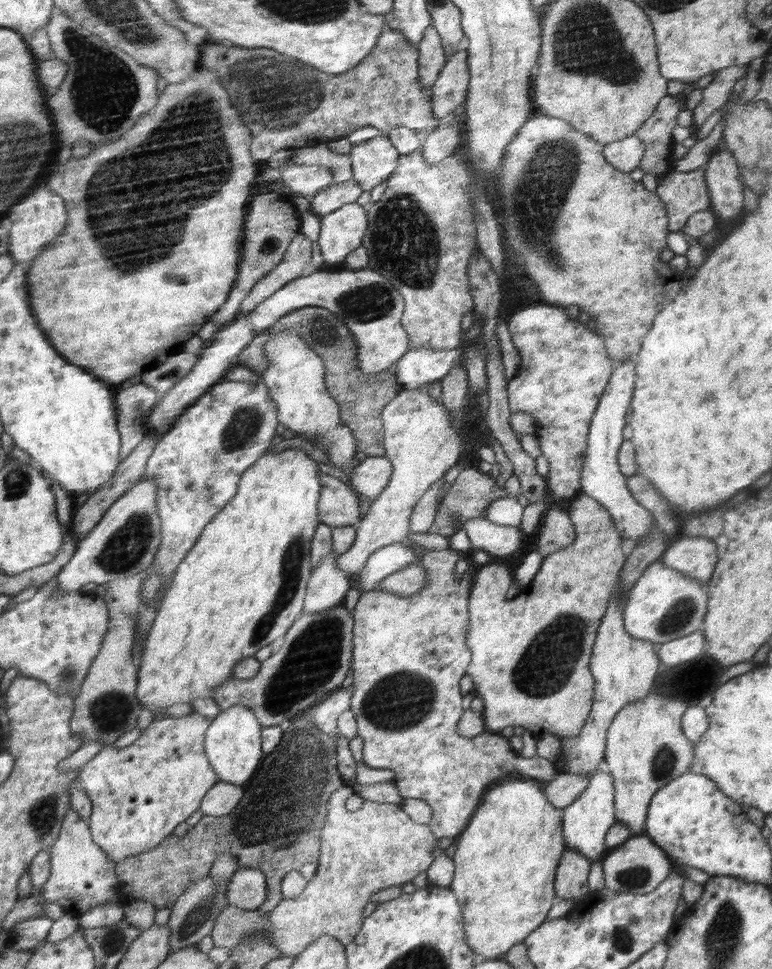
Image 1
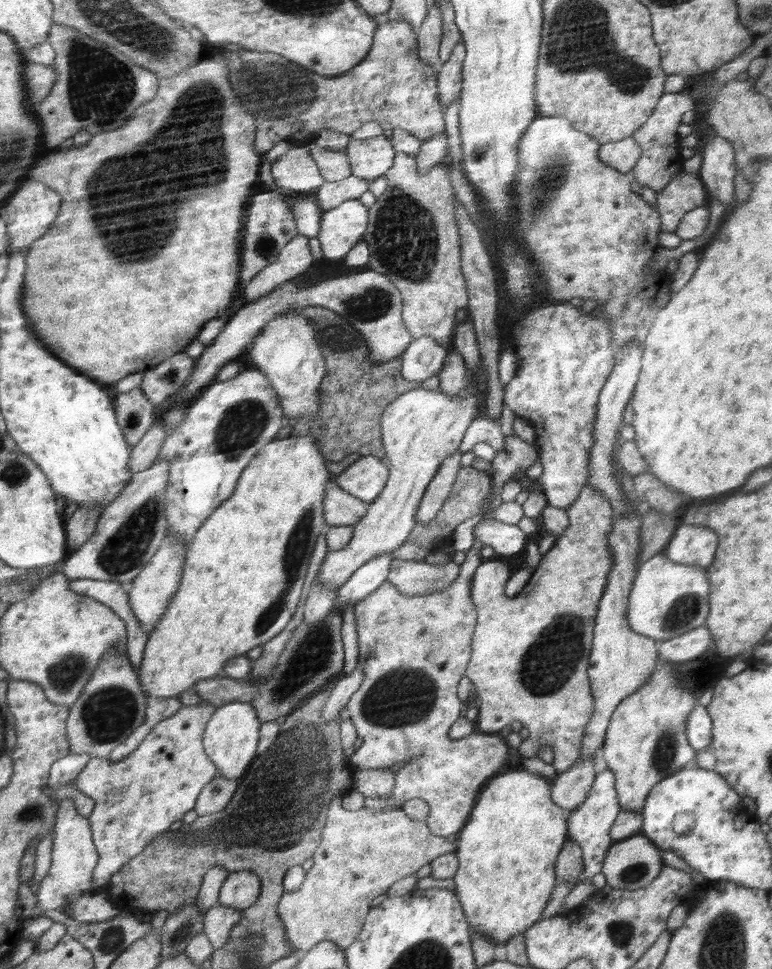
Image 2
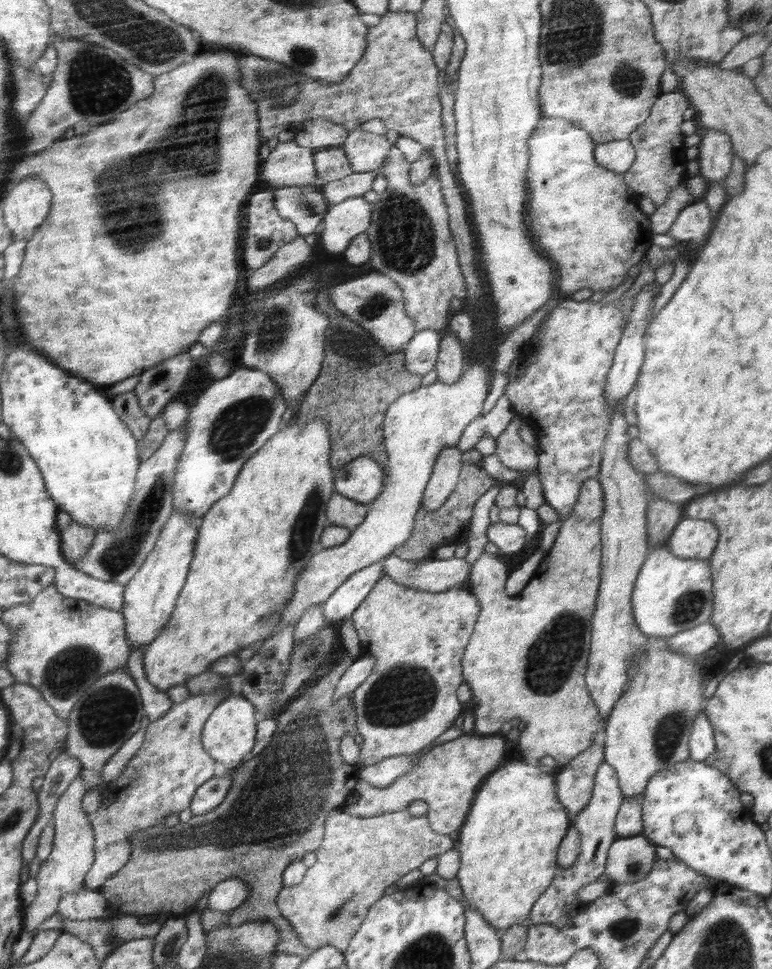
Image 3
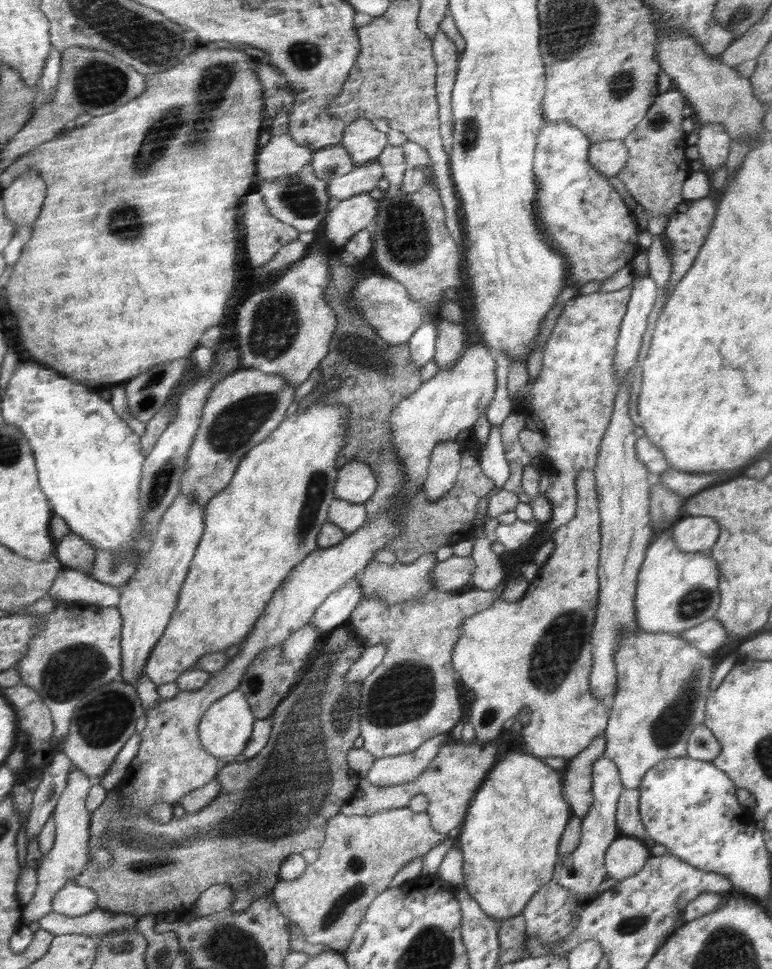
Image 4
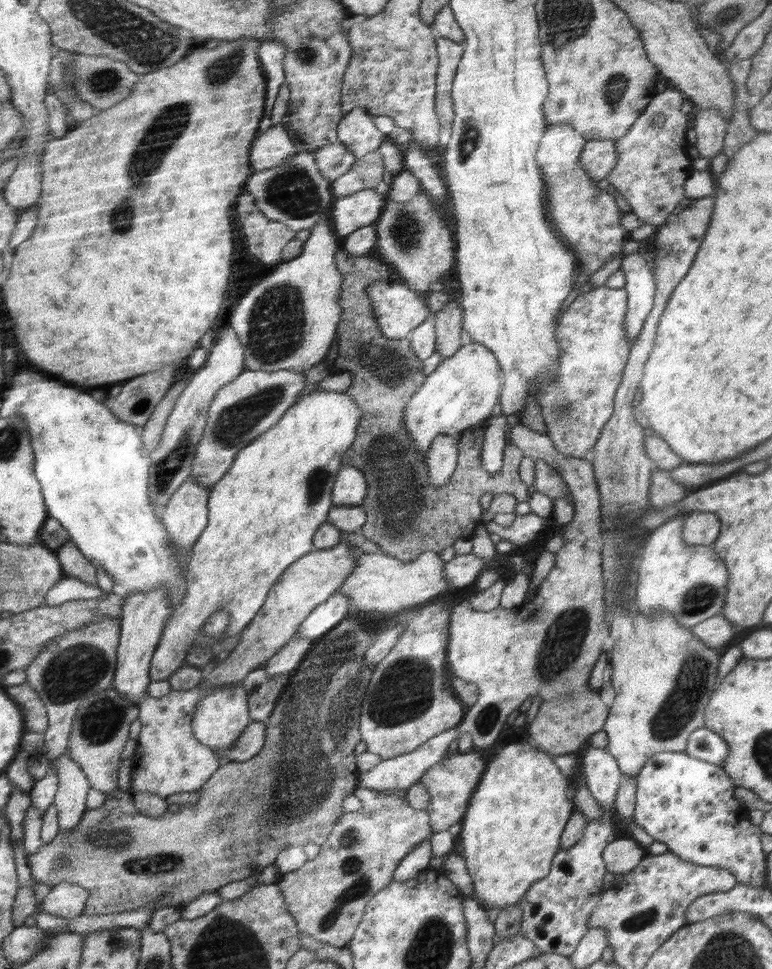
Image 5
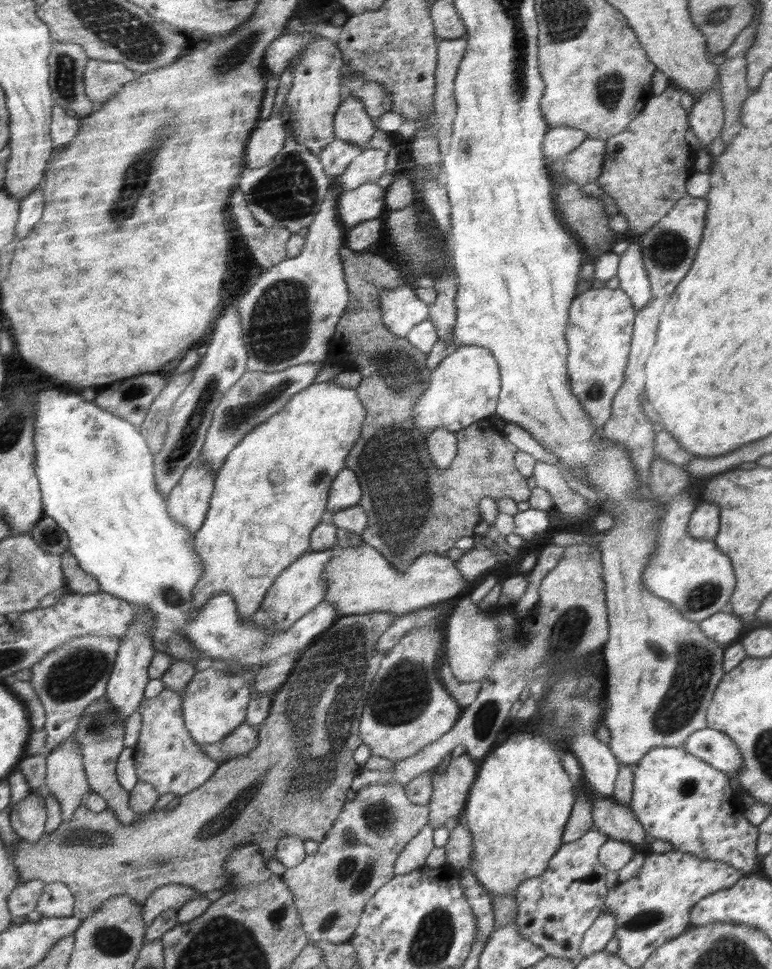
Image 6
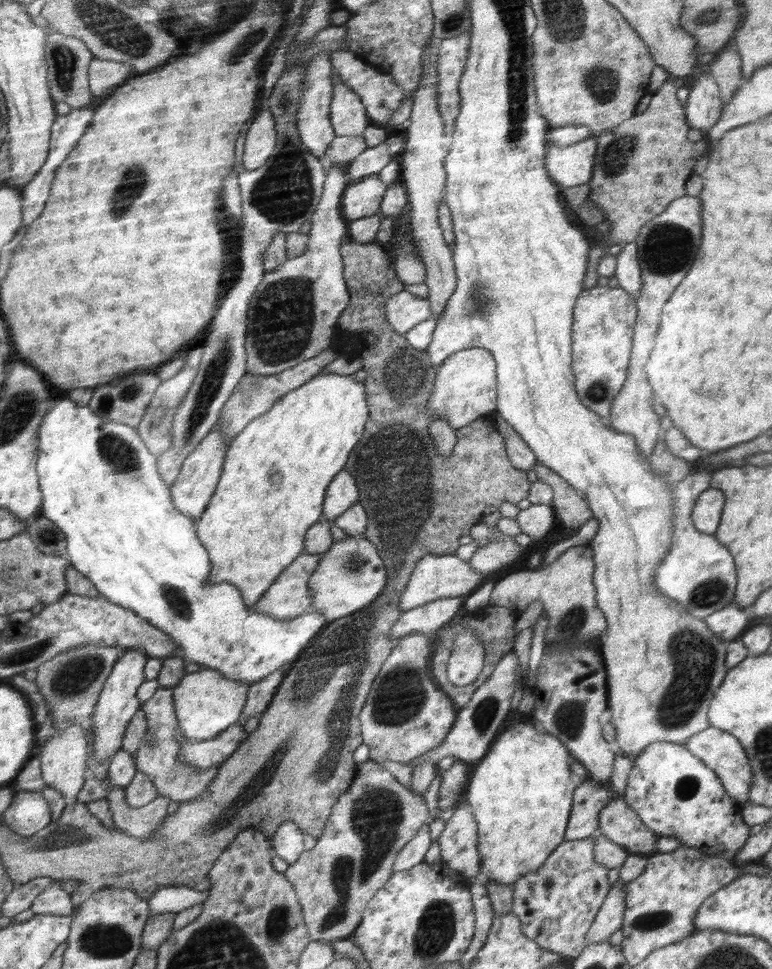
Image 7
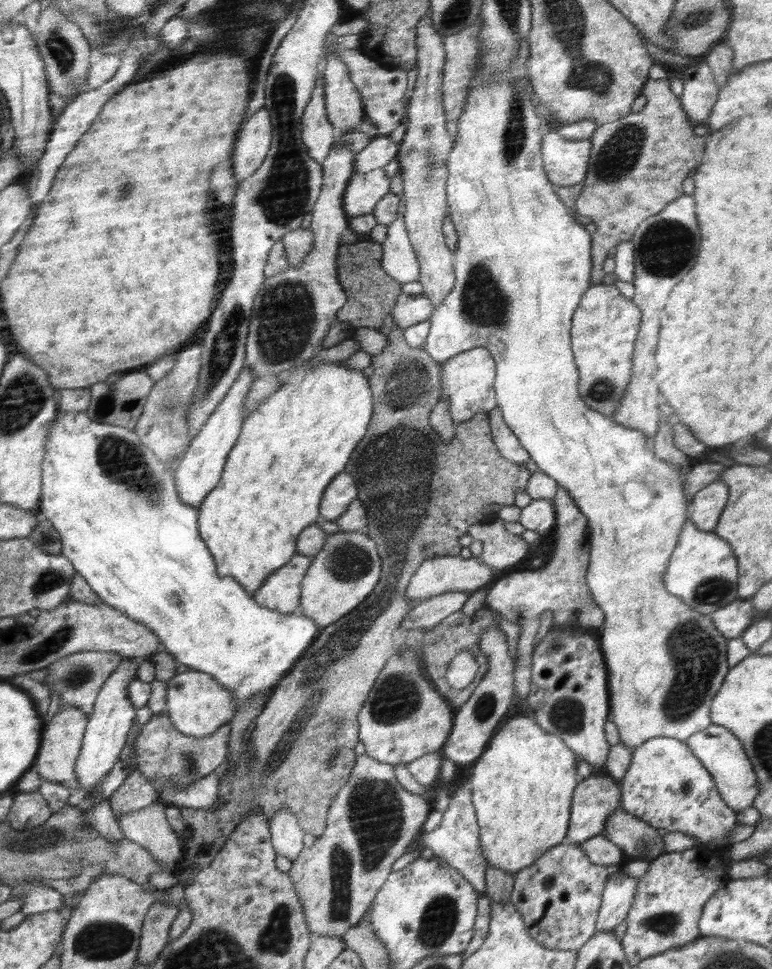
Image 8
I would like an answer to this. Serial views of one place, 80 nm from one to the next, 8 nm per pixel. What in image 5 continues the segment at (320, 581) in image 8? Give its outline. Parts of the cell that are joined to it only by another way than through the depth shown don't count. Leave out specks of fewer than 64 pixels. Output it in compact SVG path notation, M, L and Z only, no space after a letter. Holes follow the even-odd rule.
M362 552L355 558L355 568L339 586L338 592L350 598L350 610L353 614L364 611L370 614L394 615L402 610L424 606L445 593L457 591L449 587L445 565L440 554L434 552L428 552L424 554L424 558L409 563L403 563L386 553Z

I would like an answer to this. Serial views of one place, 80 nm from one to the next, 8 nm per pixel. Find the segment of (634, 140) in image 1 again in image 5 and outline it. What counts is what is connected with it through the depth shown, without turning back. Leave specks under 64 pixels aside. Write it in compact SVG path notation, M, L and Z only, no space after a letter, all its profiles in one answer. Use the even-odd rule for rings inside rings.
M587 141L580 153L577 165L581 166L592 180L602 180L616 164L614 141Z

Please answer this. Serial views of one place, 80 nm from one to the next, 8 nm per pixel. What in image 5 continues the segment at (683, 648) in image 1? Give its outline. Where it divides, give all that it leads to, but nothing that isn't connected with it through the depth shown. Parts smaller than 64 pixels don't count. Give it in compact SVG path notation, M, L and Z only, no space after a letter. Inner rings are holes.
M721 614L707 618L691 627L695 634L706 646L724 650L734 636L735 626Z

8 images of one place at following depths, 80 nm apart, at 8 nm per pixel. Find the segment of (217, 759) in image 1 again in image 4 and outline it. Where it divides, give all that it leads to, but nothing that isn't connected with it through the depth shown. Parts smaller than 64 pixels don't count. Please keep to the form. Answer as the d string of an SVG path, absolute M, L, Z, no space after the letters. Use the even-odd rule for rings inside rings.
M240 689L220 697L204 714L199 727L199 738L203 747L216 758L240 756L248 748L248 742L253 732L256 716L248 704L246 695Z

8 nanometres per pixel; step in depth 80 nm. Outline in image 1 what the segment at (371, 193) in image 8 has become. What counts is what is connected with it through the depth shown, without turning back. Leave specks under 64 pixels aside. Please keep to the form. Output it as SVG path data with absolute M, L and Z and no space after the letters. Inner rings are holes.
M358 203L340 206L322 219L322 232L317 238L324 262L336 264L346 260L359 246L363 245L363 236L370 228L367 207Z

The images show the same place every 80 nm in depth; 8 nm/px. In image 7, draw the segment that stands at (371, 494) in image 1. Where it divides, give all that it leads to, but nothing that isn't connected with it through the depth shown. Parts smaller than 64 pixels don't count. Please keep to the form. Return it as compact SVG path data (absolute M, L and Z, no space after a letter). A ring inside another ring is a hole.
M346 470L339 473L336 482L332 482L332 490L327 492L328 502L323 504L324 521L333 522L359 501L359 486Z

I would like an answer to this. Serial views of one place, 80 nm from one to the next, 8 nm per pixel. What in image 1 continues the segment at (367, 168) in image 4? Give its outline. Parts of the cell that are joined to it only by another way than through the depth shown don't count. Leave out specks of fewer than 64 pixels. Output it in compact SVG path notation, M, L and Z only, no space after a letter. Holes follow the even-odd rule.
M350 177L340 184L332 183L326 189L319 190L318 194L309 198L311 209L318 214L327 215L334 212L340 206L348 203L354 203L362 194L363 188L356 182L356 179Z

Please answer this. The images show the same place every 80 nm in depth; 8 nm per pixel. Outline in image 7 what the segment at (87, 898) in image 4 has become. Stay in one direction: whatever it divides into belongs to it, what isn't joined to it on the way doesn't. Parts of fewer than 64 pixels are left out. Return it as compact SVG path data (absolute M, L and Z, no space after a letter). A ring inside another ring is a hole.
M58 884L48 885L30 905L34 915L71 915L74 903L71 894Z

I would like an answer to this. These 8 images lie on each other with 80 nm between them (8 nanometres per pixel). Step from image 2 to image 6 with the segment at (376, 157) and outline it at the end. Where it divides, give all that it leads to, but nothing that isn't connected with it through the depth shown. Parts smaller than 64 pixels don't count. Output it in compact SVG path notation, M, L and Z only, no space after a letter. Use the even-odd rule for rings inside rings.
M346 97L335 118L335 138L347 140L364 149L377 131L375 120L367 113L363 102L358 98Z

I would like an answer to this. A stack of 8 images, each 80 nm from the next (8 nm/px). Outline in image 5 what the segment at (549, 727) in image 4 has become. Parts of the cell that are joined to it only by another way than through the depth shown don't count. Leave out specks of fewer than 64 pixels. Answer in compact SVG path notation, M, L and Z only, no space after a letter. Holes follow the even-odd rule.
M521 422L516 423L507 434L507 440L511 444L523 450L525 456L535 459L536 480L534 486L537 492L544 494L552 501L574 500L575 514L573 519L562 528L558 536L564 538L564 547L556 553L556 562L548 575L542 581L534 598L527 604L518 608L498 608L489 612L472 610L468 600L460 600L460 606L456 606L452 614L450 648L447 659L453 668L454 676L472 683L478 687L478 698L471 705L463 721L454 728L432 737L419 749L412 753L383 759L380 764L360 773L359 787L362 790L391 790L396 788L407 789L411 784L420 780L428 769L435 766L447 755L450 744L462 734L472 736L472 750L486 751L498 740L498 734L506 723L507 716L518 709L526 698L539 696L542 703L534 720L529 725L529 745L536 750L550 753L551 755L578 754L589 738L599 730L602 730L606 722L612 696L602 698L599 692L590 689L589 678L592 667L597 658L603 653L602 646L609 636L609 622L606 616L605 578L603 575L602 558L602 534L600 510L599 482L595 480L592 460L573 459L557 453L552 439L546 435L533 431Z

